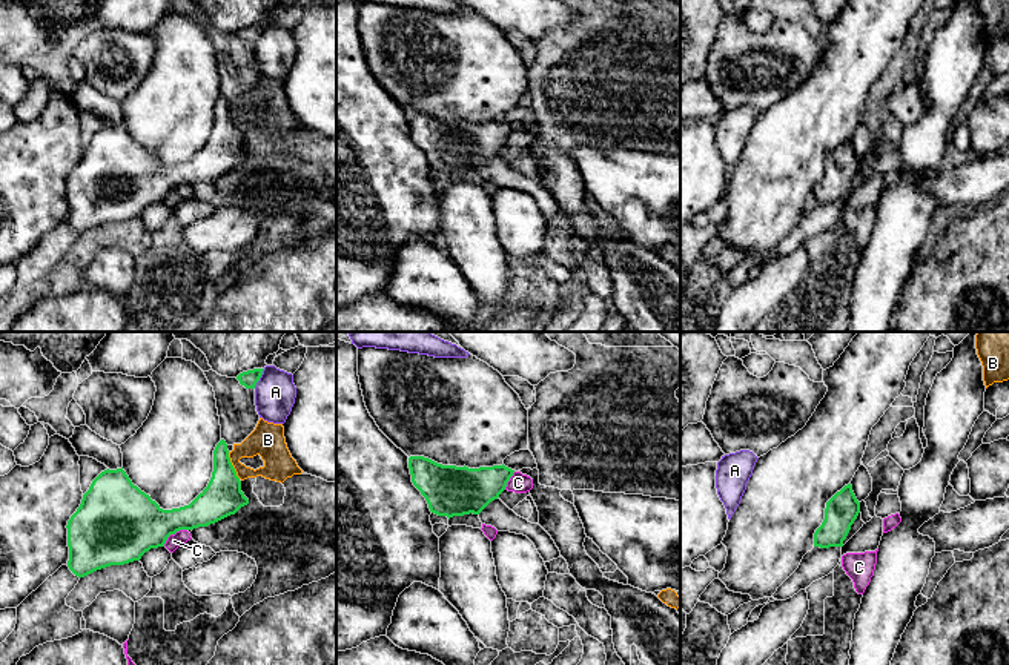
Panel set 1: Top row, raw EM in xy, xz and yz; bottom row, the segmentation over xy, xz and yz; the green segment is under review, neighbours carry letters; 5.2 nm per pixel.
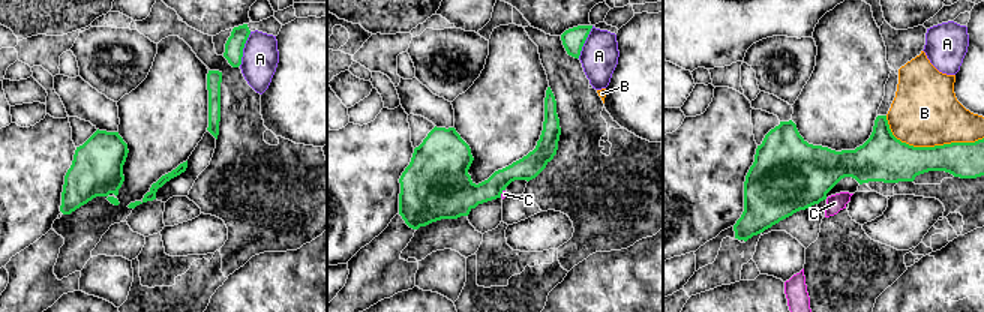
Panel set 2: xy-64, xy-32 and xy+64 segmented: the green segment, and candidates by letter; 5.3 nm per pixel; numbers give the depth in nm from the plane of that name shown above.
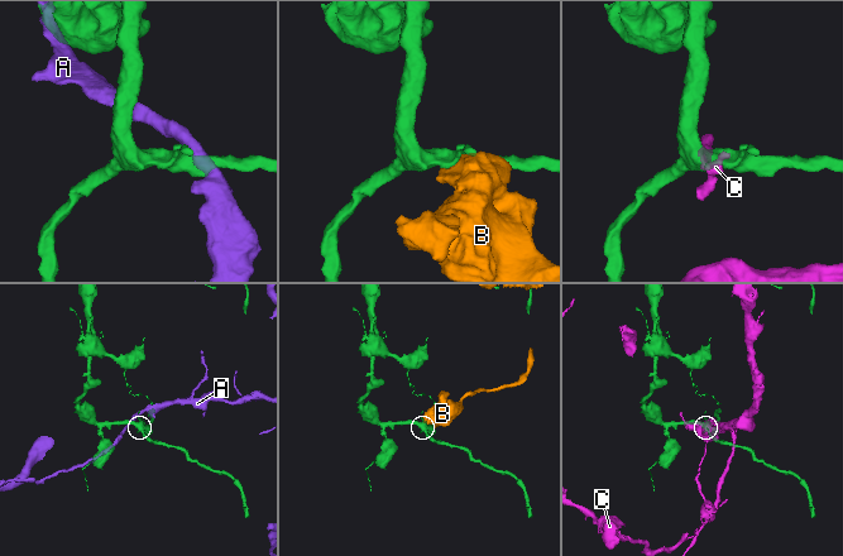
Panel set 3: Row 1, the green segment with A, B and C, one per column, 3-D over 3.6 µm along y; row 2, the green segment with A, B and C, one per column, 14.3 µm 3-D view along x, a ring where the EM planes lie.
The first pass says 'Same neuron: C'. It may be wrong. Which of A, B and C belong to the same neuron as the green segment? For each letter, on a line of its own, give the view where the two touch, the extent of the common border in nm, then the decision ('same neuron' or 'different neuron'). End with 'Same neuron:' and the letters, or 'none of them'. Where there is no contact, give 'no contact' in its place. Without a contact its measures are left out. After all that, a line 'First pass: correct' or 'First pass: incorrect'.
A: xy | 120 nm | different neuron
B: xy | 160 nm | different neuron
C: xy | 160 nm | different neuron
Same neuron: none of them
First pass: incorrect

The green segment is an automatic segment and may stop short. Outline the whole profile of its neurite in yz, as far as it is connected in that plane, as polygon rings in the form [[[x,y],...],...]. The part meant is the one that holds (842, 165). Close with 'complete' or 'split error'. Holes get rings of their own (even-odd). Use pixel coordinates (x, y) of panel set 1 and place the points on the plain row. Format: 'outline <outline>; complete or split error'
outline [[[848,140],[826,158],[825,175],[814,189],[814,203],[843,203],[843,197],[858,169],[860,158],[852,147],[852,141]]]; complete

